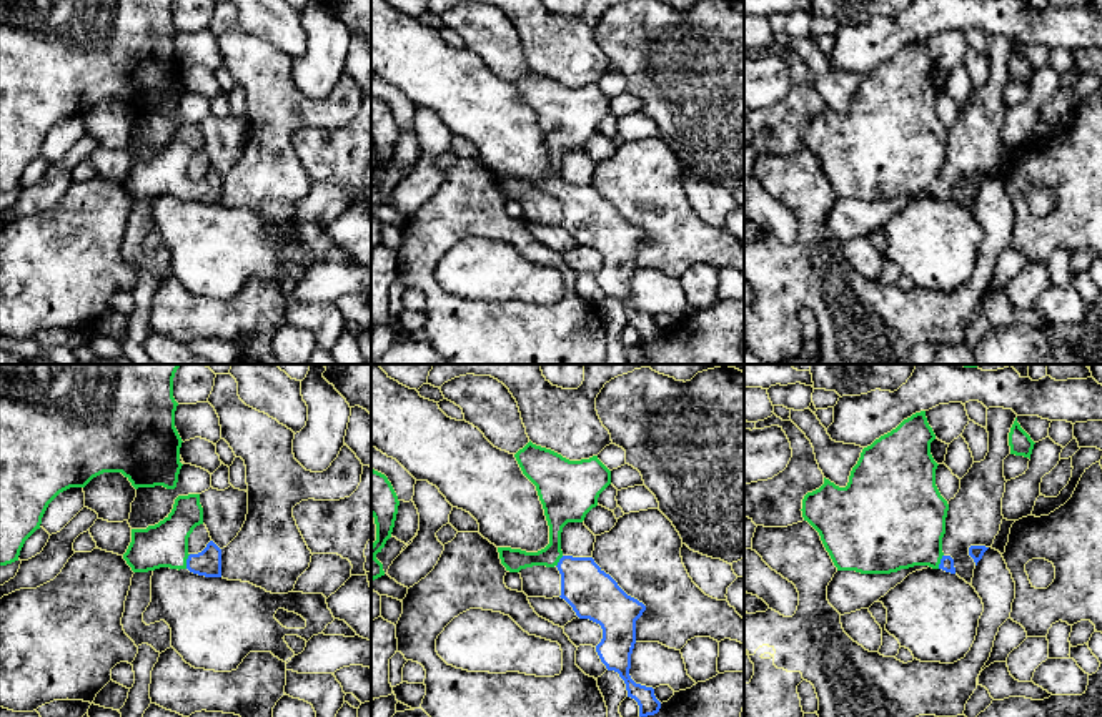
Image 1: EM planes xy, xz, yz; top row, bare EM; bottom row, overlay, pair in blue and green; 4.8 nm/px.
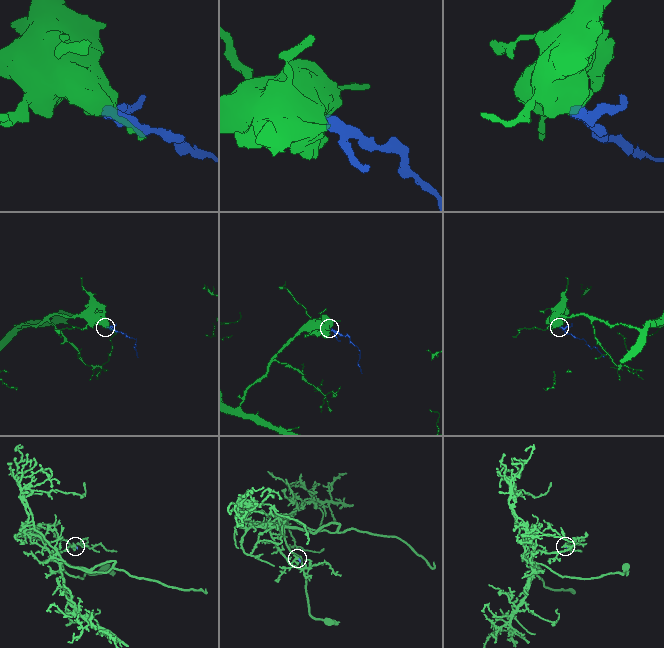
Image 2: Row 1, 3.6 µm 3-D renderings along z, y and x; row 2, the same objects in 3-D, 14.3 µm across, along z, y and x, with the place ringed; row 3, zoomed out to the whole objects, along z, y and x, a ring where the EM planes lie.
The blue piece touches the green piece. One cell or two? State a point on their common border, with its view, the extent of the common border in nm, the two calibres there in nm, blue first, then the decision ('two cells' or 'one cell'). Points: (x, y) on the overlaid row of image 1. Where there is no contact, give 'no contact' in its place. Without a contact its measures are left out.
xy (187, 561) | 80 nm | 130/220 nm | one cell

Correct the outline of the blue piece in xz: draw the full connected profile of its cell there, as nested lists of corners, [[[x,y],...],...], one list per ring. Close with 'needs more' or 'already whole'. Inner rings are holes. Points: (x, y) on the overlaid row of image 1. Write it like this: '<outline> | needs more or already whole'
[[[531,441],[514,457],[523,474],[536,486],[549,526],[549,544],[538,552],[498,547],[501,564],[509,572],[556,566],[561,574],[559,597],[579,619],[589,619],[603,629],[603,639],[596,645],[601,662],[624,680],[628,697],[639,705],[639,717],[658,714],[661,702],[654,689],[636,684],[629,675],[636,621],[646,606],[628,596],[593,557],[564,556],[561,551],[563,527],[568,522],[583,522],[598,506],[599,494],[611,484],[611,471],[598,456],[569,461]]] | needs more

